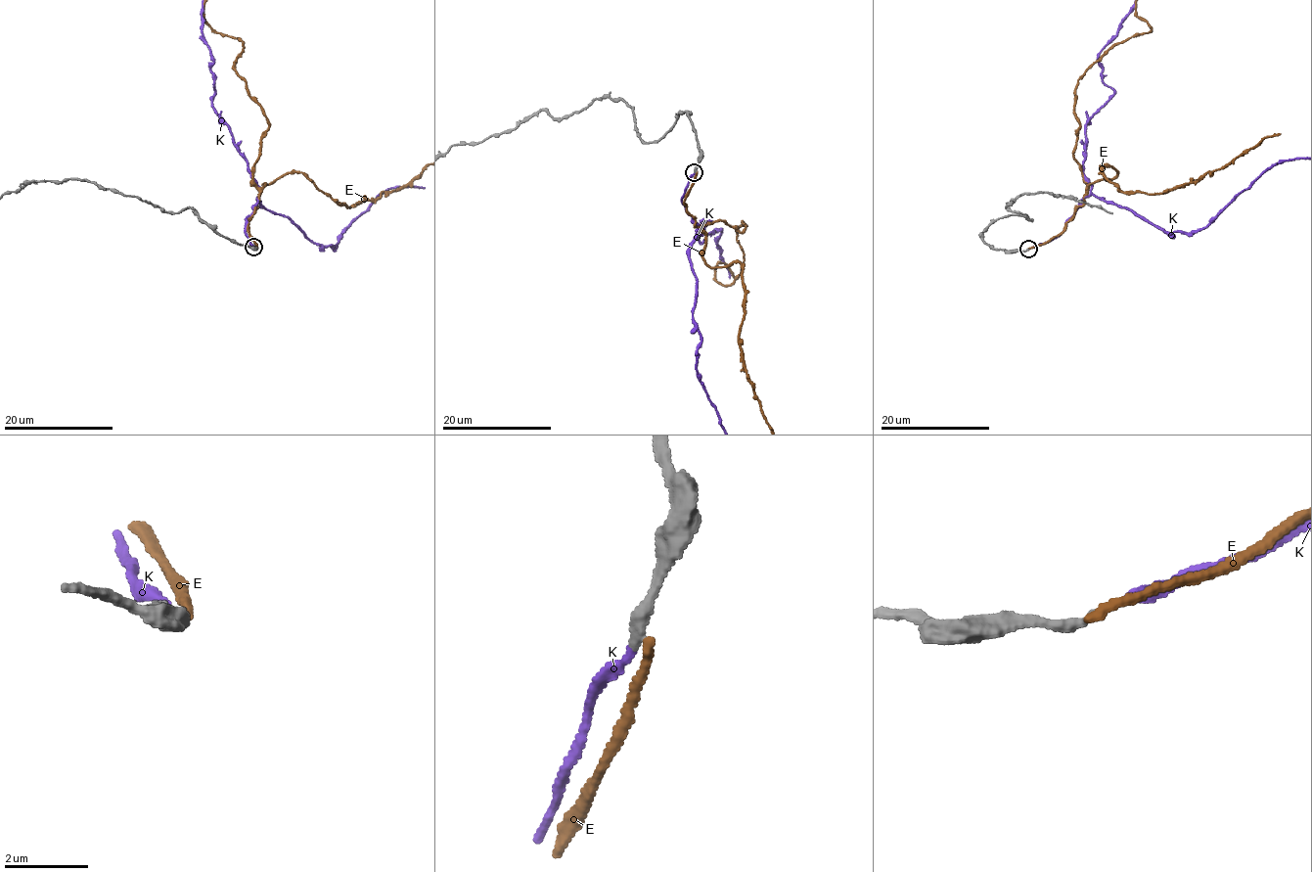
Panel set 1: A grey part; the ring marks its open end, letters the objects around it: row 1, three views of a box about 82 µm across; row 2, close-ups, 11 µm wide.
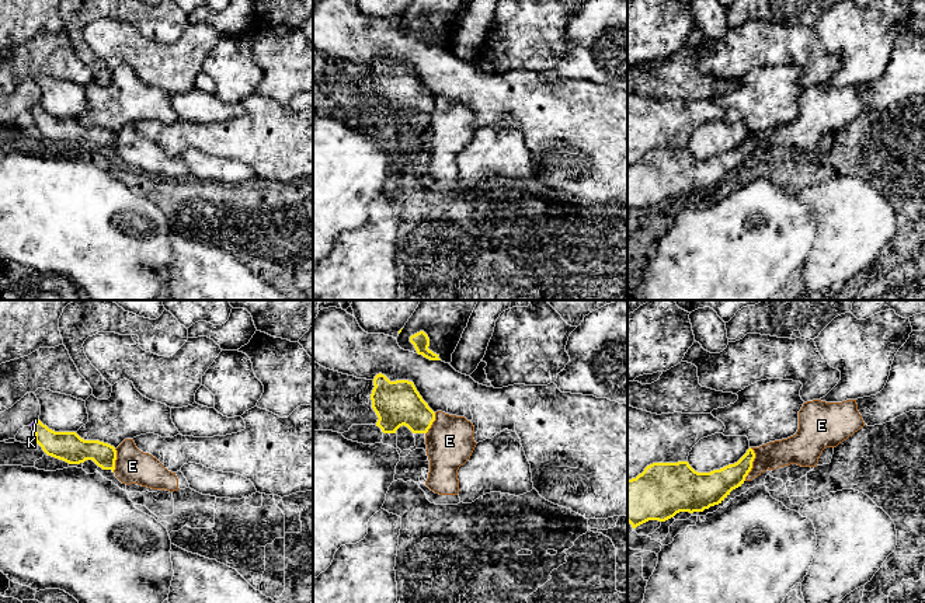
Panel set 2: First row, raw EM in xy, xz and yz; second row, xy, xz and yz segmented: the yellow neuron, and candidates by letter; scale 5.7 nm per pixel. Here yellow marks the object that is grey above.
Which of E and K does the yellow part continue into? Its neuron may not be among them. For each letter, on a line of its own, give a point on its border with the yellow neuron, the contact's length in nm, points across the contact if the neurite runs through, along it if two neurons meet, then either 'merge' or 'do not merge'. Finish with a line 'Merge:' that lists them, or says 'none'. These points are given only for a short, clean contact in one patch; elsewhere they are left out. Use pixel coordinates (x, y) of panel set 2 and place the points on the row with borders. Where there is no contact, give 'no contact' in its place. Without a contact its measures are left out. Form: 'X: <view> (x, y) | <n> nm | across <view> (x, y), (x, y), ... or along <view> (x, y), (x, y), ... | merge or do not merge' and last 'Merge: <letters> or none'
E: yz (751, 464) | 200 nm | along yz (751, 448), (754, 453), (753, 467), (744, 480) | do not merge
K: xy (35, 422) | 60 nm | across xy (68, 446), (55, 443), (35, 422), (35, 419) | merge
Merge: K

